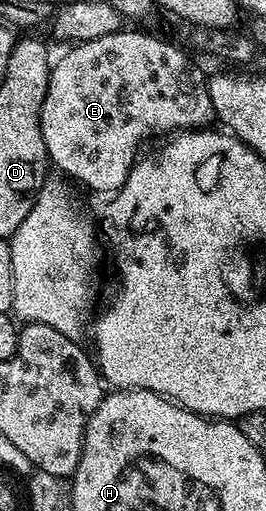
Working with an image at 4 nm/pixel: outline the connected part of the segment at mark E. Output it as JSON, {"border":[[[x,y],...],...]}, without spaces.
{"border":[[[123,28],[96,40],[71,45],[67,50],[70,51],[59,62],[57,59],[53,63],[40,115],[40,128],[49,161],[53,165],[55,162],[63,170],[63,175],[68,174],[83,182],[90,190],[118,191],[134,167],[140,154],[138,145],[145,138],[201,130],[215,121],[206,87],[207,75],[198,71],[197,64],[180,47],[154,34]]]}

